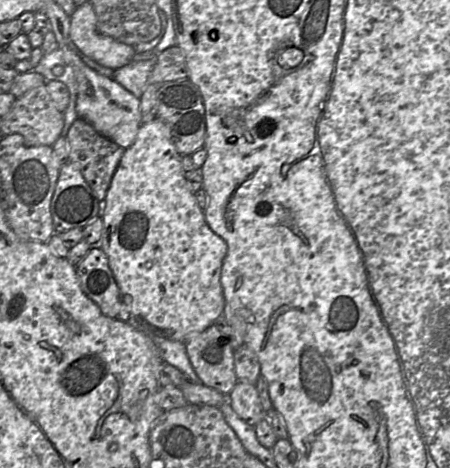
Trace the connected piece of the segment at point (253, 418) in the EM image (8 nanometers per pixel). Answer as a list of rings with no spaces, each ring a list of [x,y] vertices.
[[[238,381],[228,395],[228,401],[235,413],[246,423],[255,425],[265,417],[265,411],[255,385]]]

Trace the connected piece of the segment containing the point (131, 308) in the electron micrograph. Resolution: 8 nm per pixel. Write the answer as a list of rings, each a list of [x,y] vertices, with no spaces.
[[[158,117],[153,121],[141,124],[134,143],[123,153],[119,165],[112,177],[111,184],[105,198],[105,210],[103,214],[102,236],[99,246],[107,255],[110,269],[119,287],[120,295],[123,295],[122,303],[132,317],[142,318],[149,322],[155,333],[153,335],[166,336],[170,339],[184,341],[189,337],[200,333],[224,315],[224,298],[221,286],[221,271],[226,256],[226,244],[223,239],[214,233],[206,223],[203,210],[198,206],[194,193],[190,190],[189,182],[183,175],[180,155],[172,141],[170,129]]]

